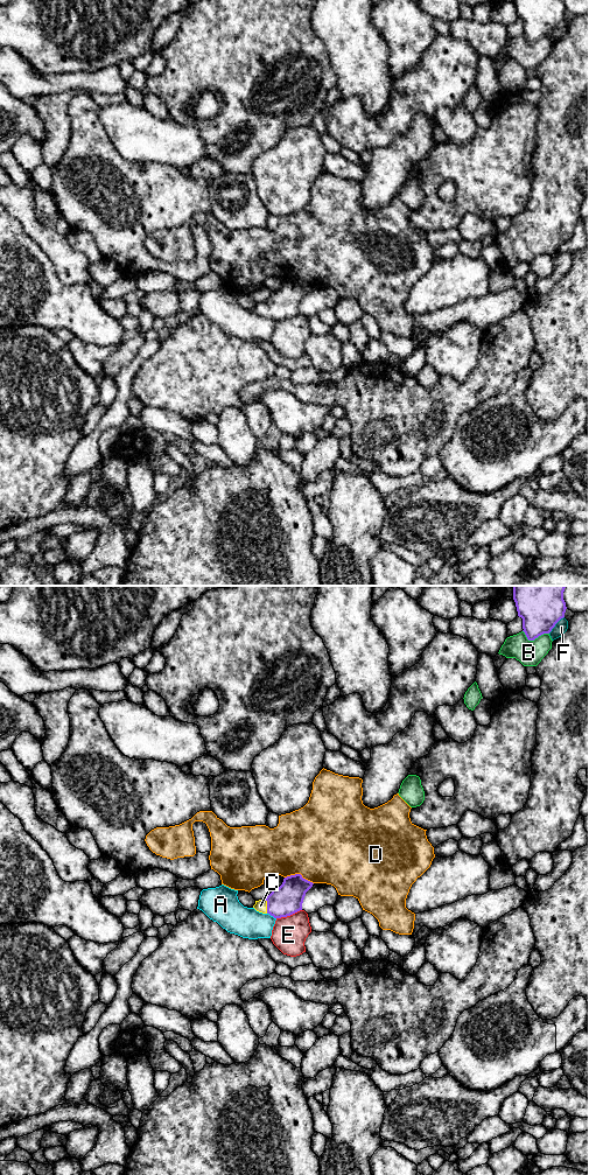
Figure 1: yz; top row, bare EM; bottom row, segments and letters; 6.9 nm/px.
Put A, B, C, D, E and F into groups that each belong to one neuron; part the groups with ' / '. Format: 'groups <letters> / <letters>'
groups A / B / C / D / E / F

